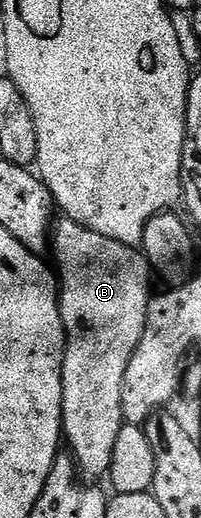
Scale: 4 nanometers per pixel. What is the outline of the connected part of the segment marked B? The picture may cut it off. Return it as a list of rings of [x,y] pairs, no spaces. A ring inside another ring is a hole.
[[[69,217],[56,221],[53,226],[53,250],[55,246],[54,269],[57,271],[59,279],[59,307],[61,308],[61,320],[63,321],[63,331],[67,333],[67,350],[63,353],[63,438],[71,447],[69,453],[79,467],[79,473],[84,479],[99,480],[108,473],[113,460],[113,448],[117,445],[117,432],[125,425],[123,413],[121,412],[121,392],[125,384],[125,372],[129,368],[129,360],[133,360],[133,352],[137,352],[137,344],[141,344],[141,336],[145,332],[145,320],[149,312],[149,304],[153,297],[151,290],[151,278],[153,271],[150,262],[136,247],[126,246],[117,240],[109,240],[109,236],[101,236],[101,232],[93,232],[81,224],[77,224]]]

